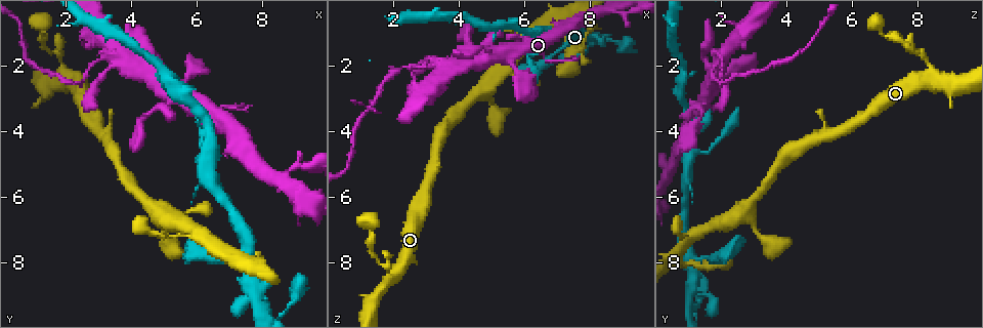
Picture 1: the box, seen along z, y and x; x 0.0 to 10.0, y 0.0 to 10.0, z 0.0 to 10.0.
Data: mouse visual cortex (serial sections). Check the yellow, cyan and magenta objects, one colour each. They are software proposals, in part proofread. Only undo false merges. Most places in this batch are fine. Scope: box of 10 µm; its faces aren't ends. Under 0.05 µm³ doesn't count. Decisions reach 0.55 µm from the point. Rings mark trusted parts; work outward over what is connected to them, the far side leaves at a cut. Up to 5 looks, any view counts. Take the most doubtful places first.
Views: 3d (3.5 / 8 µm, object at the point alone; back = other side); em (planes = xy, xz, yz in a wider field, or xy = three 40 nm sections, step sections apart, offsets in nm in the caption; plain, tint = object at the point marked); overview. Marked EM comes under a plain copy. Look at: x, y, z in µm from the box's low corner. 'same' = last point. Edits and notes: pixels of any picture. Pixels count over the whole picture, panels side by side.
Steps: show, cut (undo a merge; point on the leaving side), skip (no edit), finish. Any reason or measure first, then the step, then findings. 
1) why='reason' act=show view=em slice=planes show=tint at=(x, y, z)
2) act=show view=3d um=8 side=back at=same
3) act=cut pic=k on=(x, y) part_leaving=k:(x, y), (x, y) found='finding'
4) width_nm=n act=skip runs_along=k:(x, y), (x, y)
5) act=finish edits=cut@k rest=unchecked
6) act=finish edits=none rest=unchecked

why='sharp bend' act=show view=3d um=3.5 at=(2.35, 2.50, 2.00)

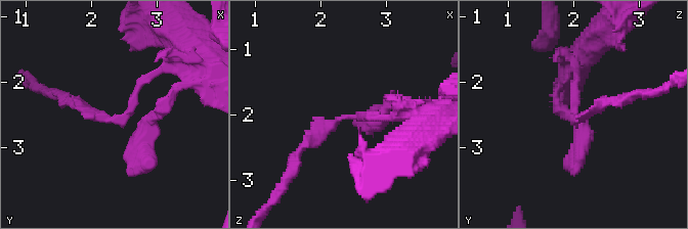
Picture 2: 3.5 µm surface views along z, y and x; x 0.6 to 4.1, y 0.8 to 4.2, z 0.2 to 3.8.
arm_widths_nm=150,150 act=show view=em slice=xy step=5 show=tint at=(2.40, 2.55, 2.00)

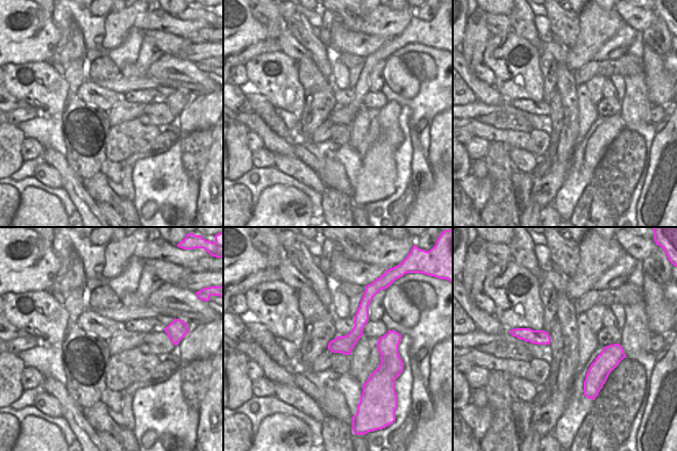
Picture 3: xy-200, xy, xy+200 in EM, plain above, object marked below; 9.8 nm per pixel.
act=cut pic=2 on=(89, 115) part_leaving=2:(119, 116), (106, 119), (59, 93) found='two cells meet here'

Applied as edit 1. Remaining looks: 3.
act=show view=overview

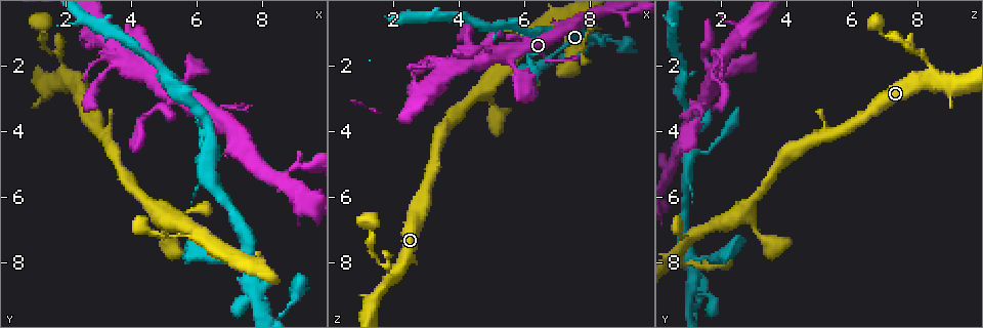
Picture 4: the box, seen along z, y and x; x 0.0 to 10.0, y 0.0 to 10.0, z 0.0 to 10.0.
why='narrows sharply' act=show view=3d um=3.5 at=(1.55, 1.65, 8.00)

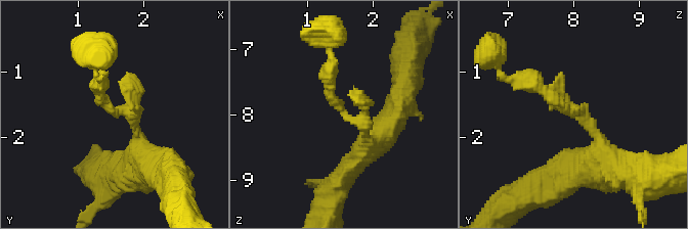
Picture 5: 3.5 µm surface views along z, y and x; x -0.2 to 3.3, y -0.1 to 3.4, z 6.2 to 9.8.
why='now the EM' act=show view=em slice=xy step=1 show=tint at=(1.55, 1.60, 7.95)

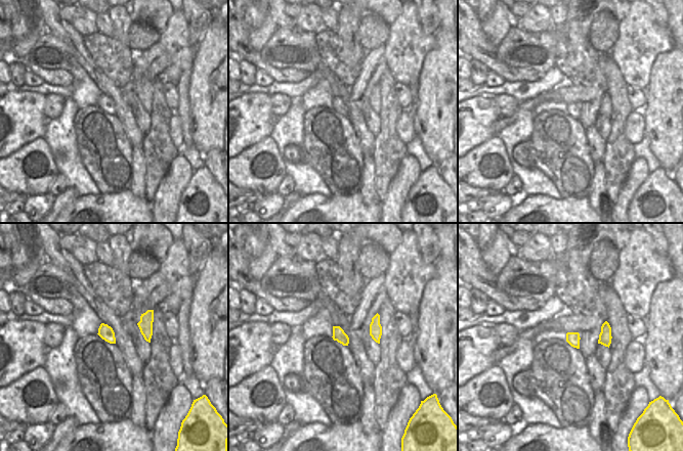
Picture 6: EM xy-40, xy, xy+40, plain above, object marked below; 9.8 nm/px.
act=skip runs_along=5:(598, 155), (579, 111), (522, 80) found='all the same cell'

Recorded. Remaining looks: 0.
act=finish edits=cut@2 rest=unchecked

